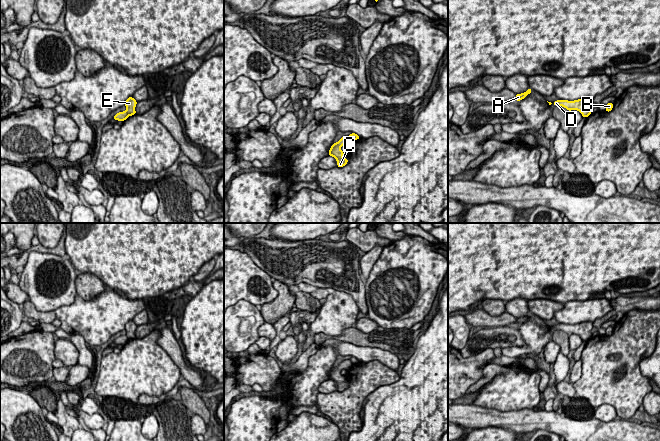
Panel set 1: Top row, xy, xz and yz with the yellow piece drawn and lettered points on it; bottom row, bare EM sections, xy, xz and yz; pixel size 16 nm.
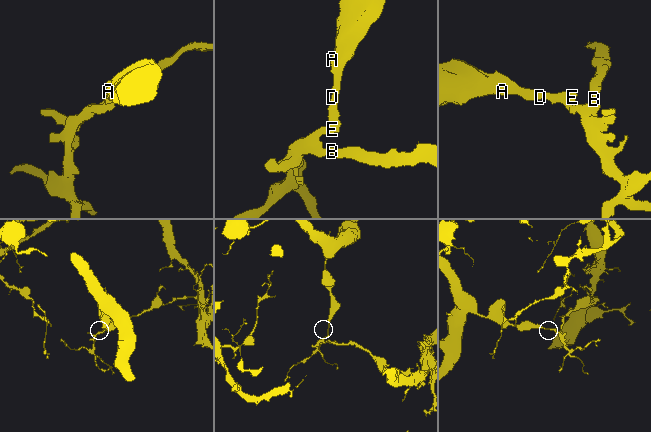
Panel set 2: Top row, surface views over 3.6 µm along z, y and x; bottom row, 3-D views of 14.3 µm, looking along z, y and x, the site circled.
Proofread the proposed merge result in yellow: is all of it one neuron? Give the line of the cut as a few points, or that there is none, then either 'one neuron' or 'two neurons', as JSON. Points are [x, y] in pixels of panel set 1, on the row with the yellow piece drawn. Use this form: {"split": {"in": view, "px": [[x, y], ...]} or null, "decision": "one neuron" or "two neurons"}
{"split": {"in": "xy", "px": [[125, 111], [129, 115]]}, "decision": "two neurons"}

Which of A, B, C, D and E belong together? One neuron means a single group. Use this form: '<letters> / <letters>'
A D E / B C

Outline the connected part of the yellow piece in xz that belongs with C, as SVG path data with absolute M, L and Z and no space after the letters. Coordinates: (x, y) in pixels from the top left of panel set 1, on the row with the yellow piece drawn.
M344 136L342 137L338 142L333 143L332 147L329 149L329 156L332 156L337 161L338 167L343 167L348 163L347 158L343 158L344 152L341 150L342 145L348 145L352 142L350 136Z

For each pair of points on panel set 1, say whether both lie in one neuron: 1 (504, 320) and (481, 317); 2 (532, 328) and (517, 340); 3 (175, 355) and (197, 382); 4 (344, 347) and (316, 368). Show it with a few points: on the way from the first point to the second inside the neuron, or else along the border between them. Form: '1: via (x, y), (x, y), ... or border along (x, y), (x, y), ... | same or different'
1: via (498, 320), (487, 320) | same
2: border along (517, 326), (524, 344), (500, 348) | different
3: via (180, 362), (190, 375) | same
4: border along (332, 345), (338, 354) | different

